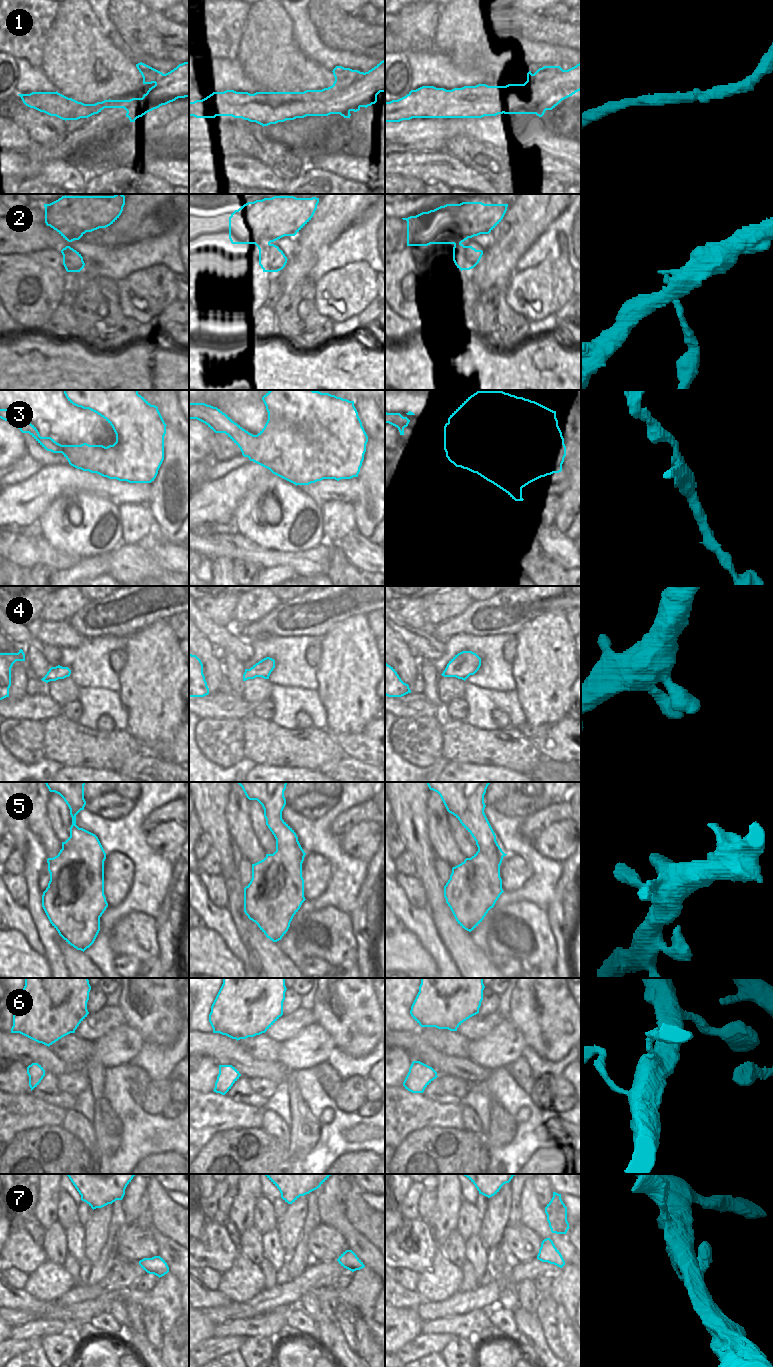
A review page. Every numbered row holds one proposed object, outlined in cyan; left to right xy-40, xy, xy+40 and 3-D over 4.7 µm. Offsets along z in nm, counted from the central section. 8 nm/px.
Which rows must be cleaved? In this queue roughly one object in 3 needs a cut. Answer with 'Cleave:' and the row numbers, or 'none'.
Cleave: 2, 3

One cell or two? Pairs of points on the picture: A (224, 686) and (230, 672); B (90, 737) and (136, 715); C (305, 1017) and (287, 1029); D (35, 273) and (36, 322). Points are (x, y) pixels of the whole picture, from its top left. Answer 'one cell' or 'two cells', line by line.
A: two cells
B: two cells
C: one cell
D: one cell

